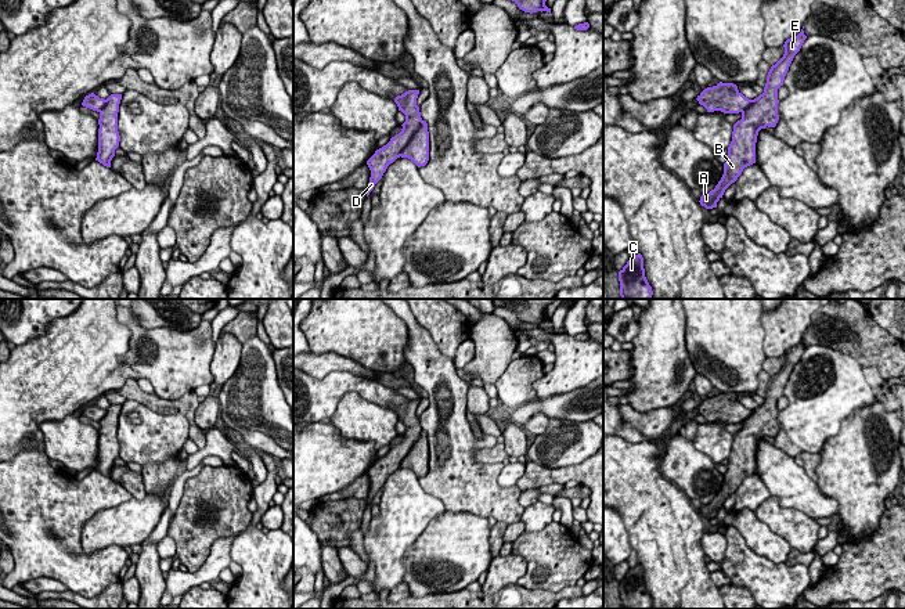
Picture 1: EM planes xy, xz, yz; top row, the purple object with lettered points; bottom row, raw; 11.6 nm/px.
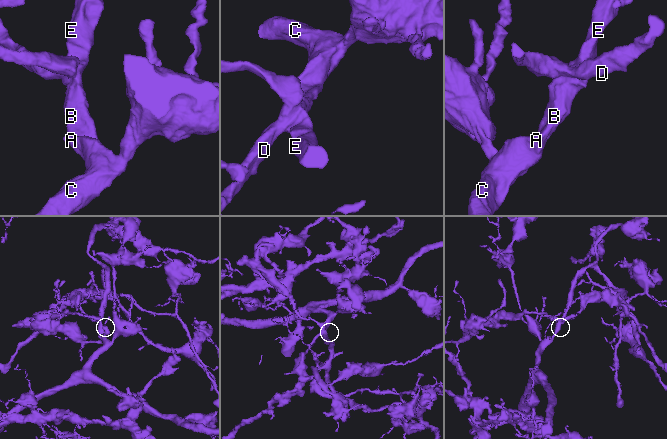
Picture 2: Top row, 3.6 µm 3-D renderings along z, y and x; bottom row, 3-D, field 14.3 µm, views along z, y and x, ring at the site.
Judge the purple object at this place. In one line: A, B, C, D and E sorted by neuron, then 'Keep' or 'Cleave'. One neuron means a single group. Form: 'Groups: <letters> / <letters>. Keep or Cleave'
Groups: A B C E / D. Cleave

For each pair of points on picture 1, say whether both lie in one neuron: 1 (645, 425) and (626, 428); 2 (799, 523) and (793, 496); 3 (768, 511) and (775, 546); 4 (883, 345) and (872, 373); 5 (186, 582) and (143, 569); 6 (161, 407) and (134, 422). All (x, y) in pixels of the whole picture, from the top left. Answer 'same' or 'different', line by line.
1: different
2: different
3: different
4: different
5: different
6: different

